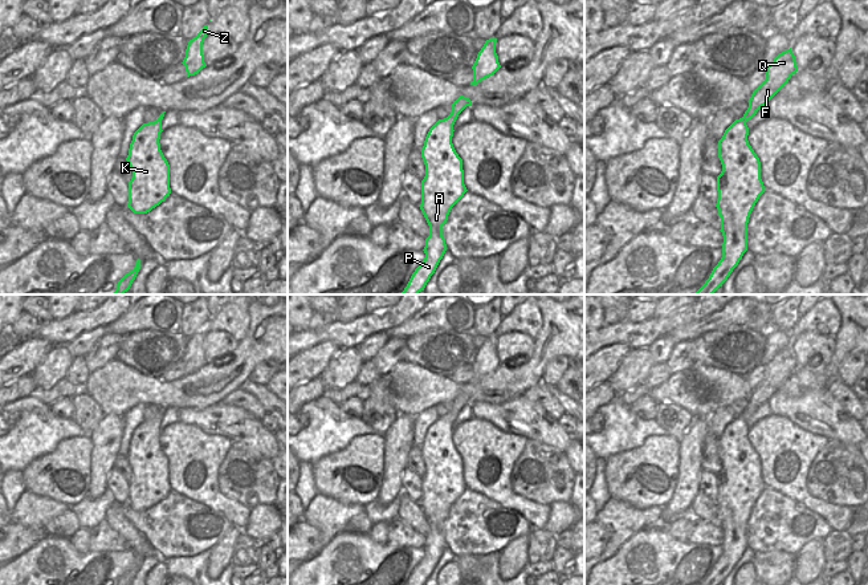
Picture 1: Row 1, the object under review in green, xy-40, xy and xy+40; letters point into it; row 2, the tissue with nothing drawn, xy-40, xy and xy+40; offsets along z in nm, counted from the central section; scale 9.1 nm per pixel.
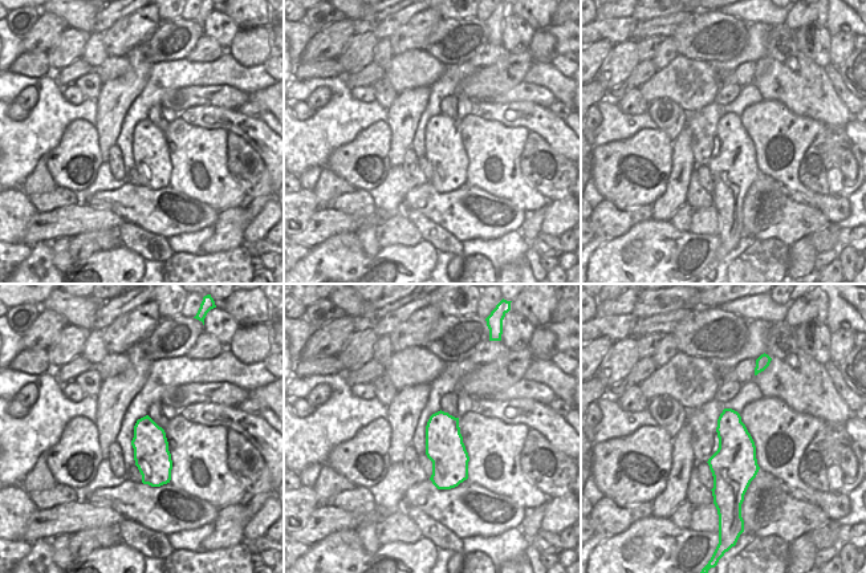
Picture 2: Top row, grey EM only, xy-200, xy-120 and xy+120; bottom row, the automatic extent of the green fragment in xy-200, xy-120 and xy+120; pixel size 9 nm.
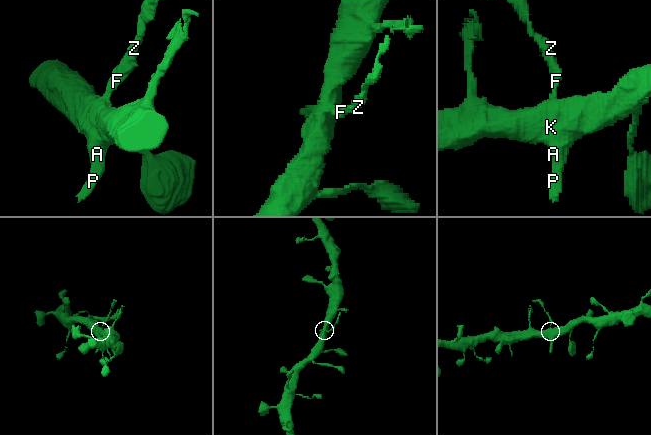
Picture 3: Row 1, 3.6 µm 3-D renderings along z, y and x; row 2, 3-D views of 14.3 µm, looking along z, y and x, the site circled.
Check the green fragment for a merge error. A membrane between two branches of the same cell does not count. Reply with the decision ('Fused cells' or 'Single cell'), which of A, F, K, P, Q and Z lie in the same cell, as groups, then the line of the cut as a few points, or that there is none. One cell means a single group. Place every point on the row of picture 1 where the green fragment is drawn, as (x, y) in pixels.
Fused cells. Groups: A K P / F Q Z. Split along xy (441, 120), (453, 124).

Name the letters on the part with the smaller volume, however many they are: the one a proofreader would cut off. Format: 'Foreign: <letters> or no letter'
Foreign: F, Q, Z

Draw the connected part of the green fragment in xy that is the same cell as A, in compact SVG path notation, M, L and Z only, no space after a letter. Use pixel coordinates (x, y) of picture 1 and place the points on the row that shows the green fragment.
M439 119L429 129L421 149L425 176L421 180L420 210L429 226L429 236L423 249L425 257L400 294L419 294L424 291L447 251L443 226L452 207L468 191L464 184L462 159L452 143L453 125Z

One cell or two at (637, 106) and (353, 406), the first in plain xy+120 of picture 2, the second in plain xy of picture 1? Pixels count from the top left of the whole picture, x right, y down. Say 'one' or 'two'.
one

